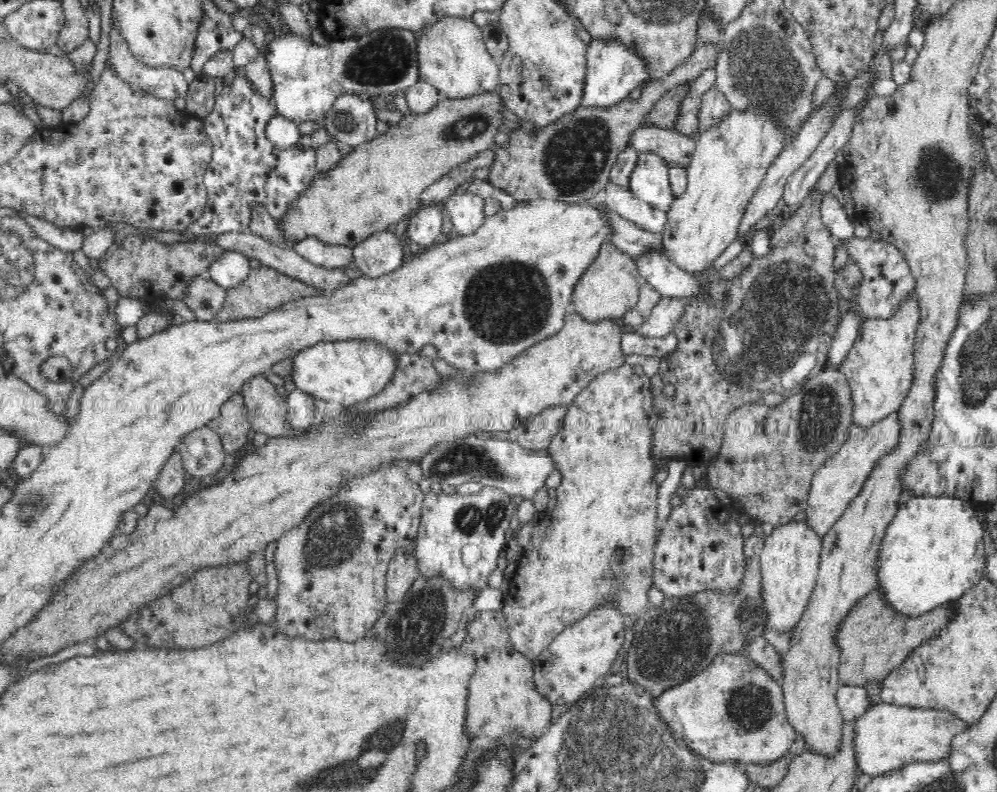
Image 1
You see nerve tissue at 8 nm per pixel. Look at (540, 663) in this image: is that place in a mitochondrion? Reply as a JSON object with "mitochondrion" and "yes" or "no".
{"mitochondrion":"no"}

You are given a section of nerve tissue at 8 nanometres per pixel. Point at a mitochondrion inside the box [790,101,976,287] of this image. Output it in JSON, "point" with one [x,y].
{"point":[939,178]}

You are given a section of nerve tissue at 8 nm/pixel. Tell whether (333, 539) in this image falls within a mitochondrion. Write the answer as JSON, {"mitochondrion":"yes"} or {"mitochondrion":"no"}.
{"mitochondrion":"yes"}

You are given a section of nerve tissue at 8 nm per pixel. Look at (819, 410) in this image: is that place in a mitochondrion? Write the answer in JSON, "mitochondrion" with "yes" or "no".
{"mitochondrion":"yes"}

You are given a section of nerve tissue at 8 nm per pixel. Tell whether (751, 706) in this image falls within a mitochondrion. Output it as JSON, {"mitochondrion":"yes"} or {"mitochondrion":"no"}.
{"mitochondrion":"yes"}

